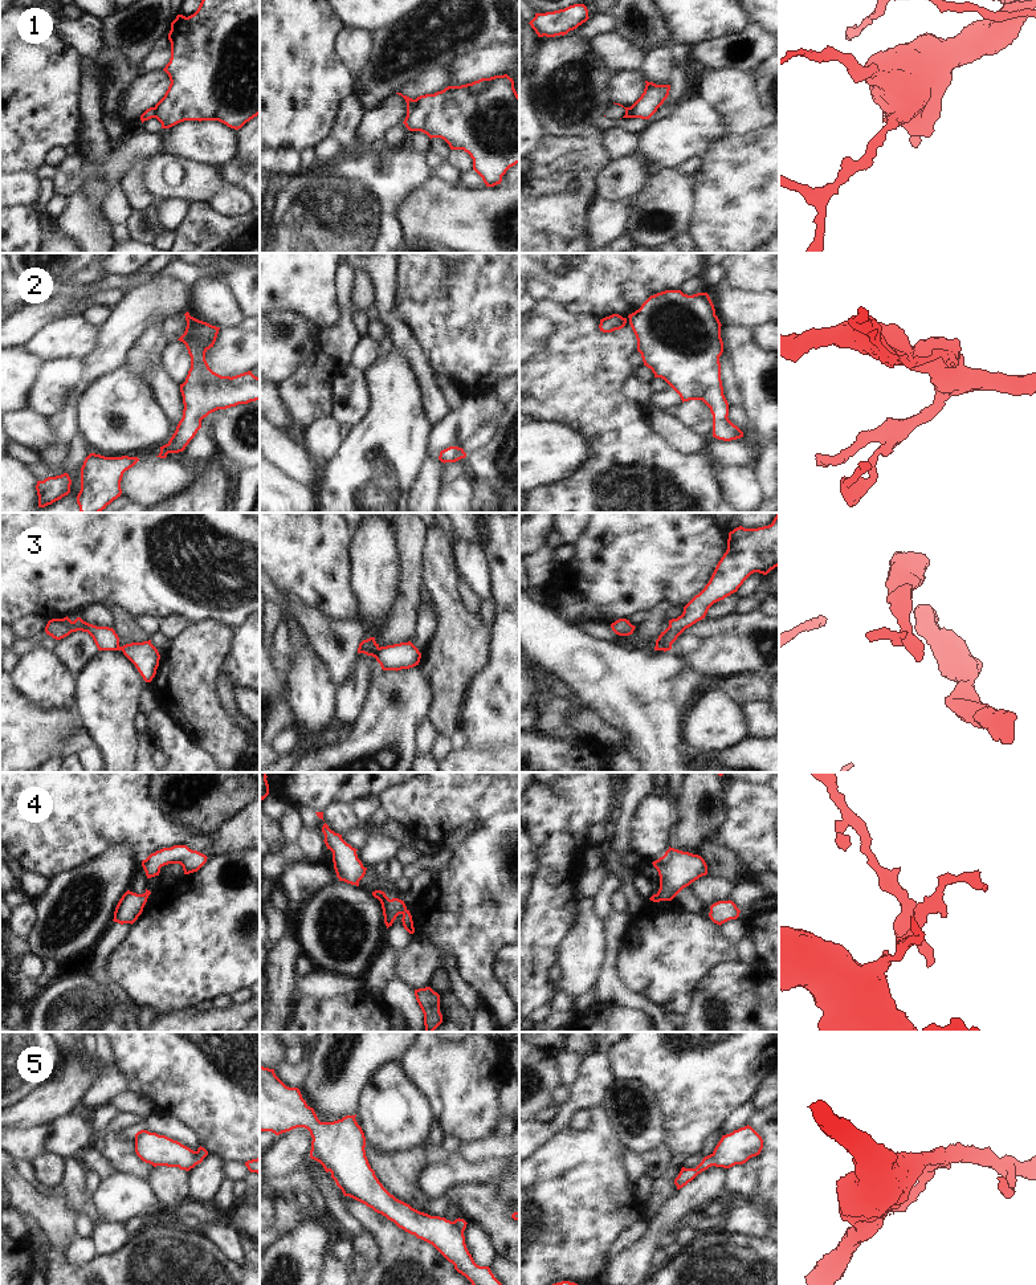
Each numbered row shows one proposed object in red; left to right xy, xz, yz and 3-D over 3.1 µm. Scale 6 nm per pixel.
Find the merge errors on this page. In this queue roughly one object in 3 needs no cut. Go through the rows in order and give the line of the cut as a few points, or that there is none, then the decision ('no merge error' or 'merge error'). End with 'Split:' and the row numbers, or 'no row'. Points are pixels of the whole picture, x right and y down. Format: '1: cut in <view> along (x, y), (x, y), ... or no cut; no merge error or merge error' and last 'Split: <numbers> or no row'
1: cut in xz along (416, 100), (407, 115); merge error
2: no cut; no merge error
3: cut in xz along (379, 648), (375, 657); merge error
4: cut in xz along (407, 910), (403, 914); merge error
5: cut in xz along (452, 1222), (463, 1232); merge error
Split: 1, 3, 4, 5

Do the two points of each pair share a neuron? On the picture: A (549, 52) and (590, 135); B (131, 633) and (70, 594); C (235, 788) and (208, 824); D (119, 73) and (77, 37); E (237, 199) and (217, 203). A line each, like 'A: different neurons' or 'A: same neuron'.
A: different neurons
B: different neurons
C: same neuron
D: same neuron
E: same neuron

